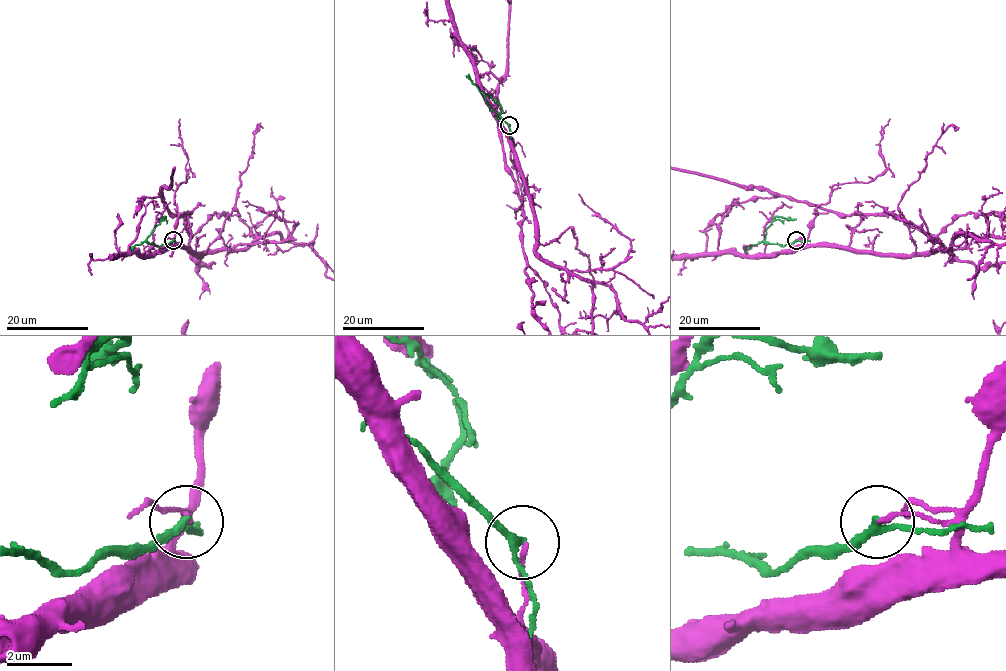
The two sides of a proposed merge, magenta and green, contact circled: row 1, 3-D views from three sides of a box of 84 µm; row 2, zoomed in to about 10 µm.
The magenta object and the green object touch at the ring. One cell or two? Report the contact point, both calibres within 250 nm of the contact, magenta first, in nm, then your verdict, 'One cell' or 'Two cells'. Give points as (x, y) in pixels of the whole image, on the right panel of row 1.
Place: (796, 240). Thickness 120 nm (magenta) against 200 nm. Two cells

